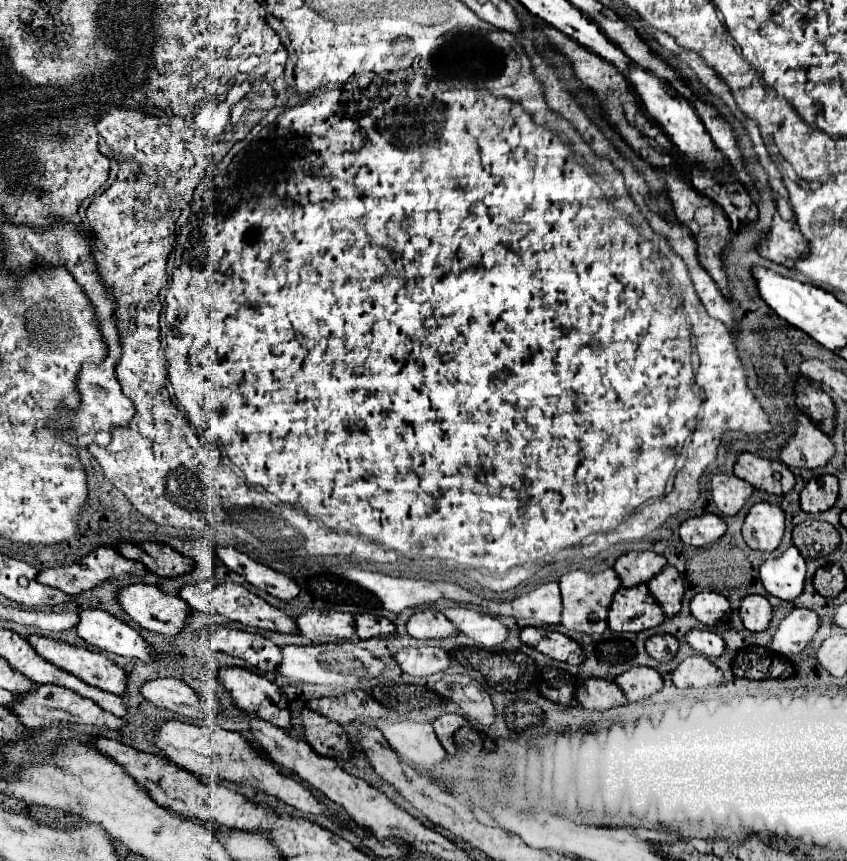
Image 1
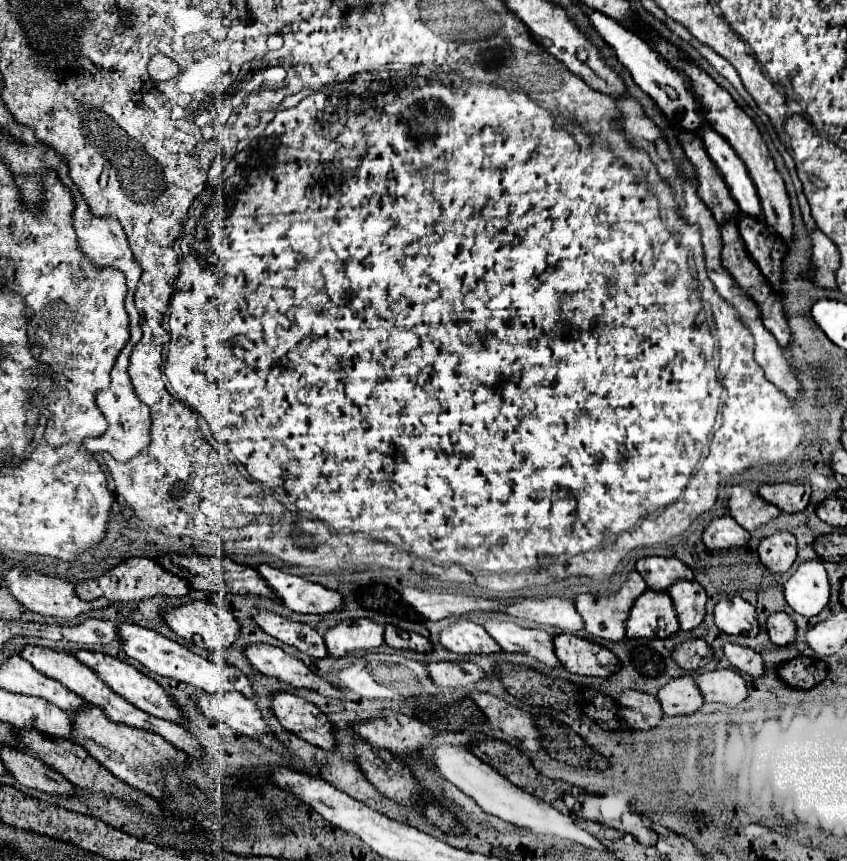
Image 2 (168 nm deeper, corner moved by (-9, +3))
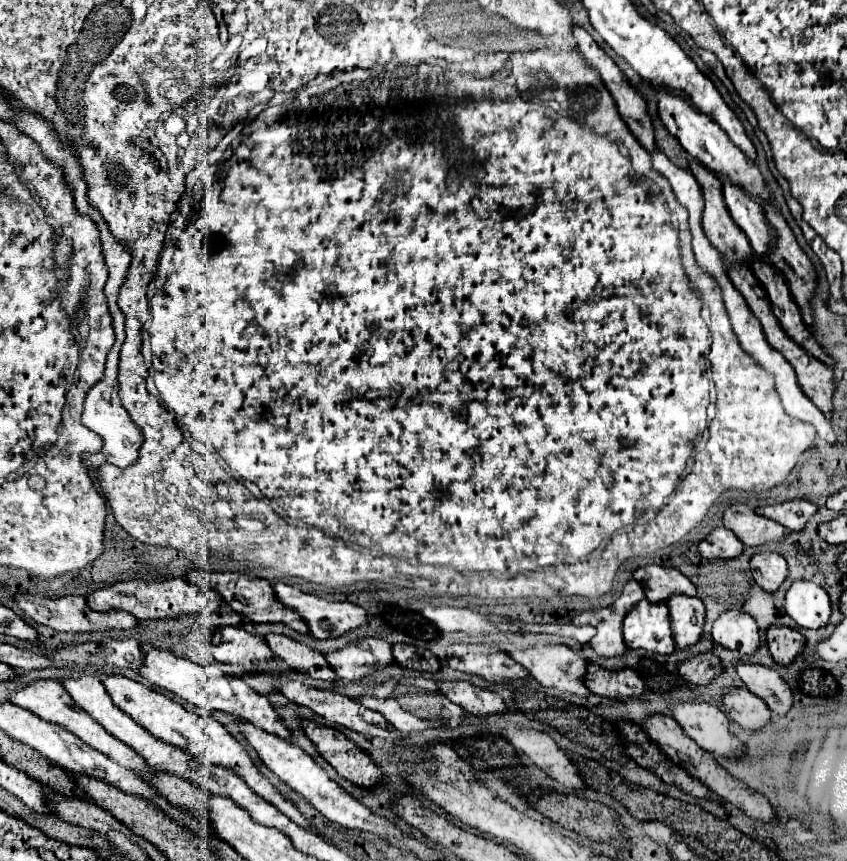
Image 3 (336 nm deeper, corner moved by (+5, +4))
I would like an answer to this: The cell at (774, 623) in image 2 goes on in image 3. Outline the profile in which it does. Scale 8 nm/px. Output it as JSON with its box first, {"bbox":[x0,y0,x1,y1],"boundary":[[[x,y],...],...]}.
{"bbox":[766,625,804,663],"boundary":[[[772,625],[766,631],[766,643],[776,663],[790,663],[802,649],[804,649],[804,637],[790,629],[790,627],[778,627]]]}

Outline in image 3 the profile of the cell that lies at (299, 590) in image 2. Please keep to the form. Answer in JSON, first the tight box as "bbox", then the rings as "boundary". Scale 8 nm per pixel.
{"bbox":[272,581,366,639],"boundary":[[[272,581],[272,589],[276,593],[276,597],[280,599],[280,603],[284,603],[286,607],[290,607],[292,611],[296,611],[304,623],[310,627],[310,633],[318,639],[326,639],[326,637],[338,637],[354,627],[360,627],[366,623],[366,611],[354,603],[348,601],[326,601],[314,593],[304,593],[300,591],[296,585],[286,585],[282,581]]]}

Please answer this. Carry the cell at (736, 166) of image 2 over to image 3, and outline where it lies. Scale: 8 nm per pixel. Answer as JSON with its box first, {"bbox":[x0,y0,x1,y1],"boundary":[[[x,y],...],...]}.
{"bbox":[722,179,772,257],"boundary":[[[722,179],[722,191],[732,219],[750,239],[754,253],[758,257],[764,257],[772,245],[772,231],[766,223],[762,207],[742,187],[732,185],[728,179]]]}

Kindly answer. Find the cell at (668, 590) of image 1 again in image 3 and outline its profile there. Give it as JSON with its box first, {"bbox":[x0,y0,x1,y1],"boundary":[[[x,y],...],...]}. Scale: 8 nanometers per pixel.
{"bbox":[666,595,704,647],"boundary":[[[672,595],[672,601],[668,601],[666,605],[670,609],[676,647],[696,643],[704,625],[704,603],[698,597]]]}

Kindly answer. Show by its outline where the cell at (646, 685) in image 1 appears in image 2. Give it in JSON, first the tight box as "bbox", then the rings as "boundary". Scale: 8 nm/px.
{"bbox":[658,676,704,716],"boundary":[[[680,676],[670,680],[658,692],[658,700],[662,702],[662,710],[668,716],[686,716],[700,710],[704,698],[692,676]]]}

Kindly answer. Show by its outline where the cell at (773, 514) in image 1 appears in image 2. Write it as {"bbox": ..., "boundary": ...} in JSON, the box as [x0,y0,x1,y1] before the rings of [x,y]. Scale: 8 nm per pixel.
{"bbox":[758,532,796,572],"boundary":[[[776,532],[760,542],[758,554],[770,572],[786,572],[796,560],[796,538],[790,532]]]}

